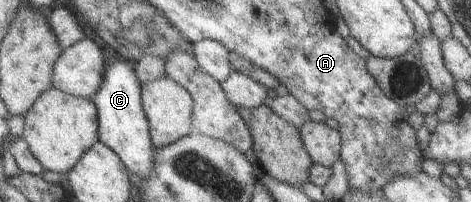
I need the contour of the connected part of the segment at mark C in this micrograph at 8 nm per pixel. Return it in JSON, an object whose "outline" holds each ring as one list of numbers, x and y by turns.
{"outline":[[107,50,105,56,106,70,102,76,100,88,89,99,96,109,97,139,117,154,127,171,135,173,139,179,143,179,153,167,156,151,150,140,148,123,140,102,141,83,133,73,131,63,110,61,110,56,114,56,114,54]]}

